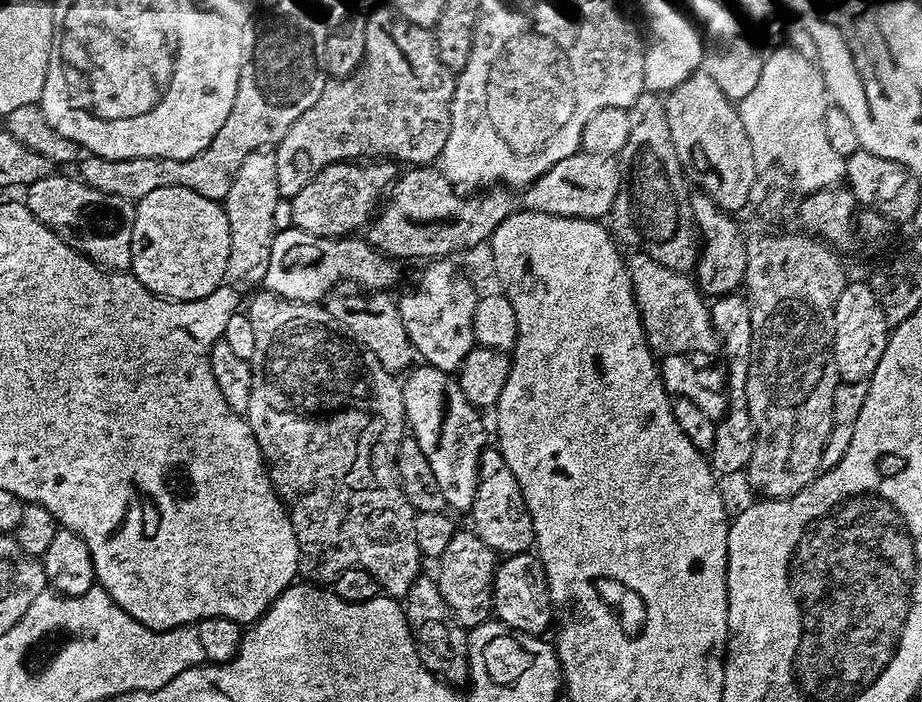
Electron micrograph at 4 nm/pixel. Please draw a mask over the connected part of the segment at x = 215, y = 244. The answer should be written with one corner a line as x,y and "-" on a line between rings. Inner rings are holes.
159,180
131,204
132,262
152,288
169,296
197,296
229,275
235,259
235,220
227,195
203,192
177,180

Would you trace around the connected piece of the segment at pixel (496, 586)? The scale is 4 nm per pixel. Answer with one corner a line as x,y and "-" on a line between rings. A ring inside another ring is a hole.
539,555
502,556
490,570
488,607
496,624
505,624
514,630
540,634
552,619
548,580
544,576
544,562

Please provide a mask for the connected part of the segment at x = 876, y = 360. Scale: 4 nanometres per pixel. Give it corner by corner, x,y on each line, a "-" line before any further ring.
861,286
853,292
852,289
845,291
838,330
838,362
848,380
866,380
875,377
888,359
893,336
894,333
886,322
886,310
872,288

